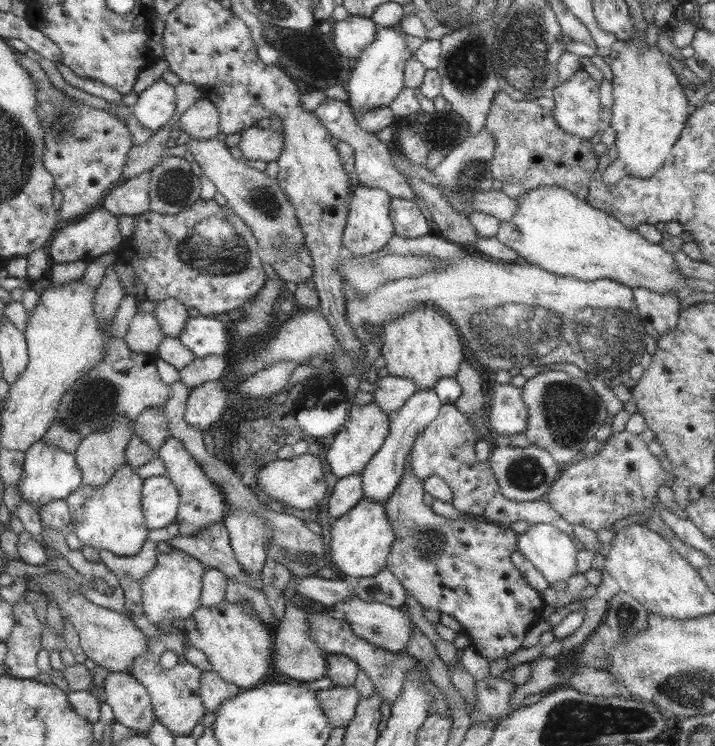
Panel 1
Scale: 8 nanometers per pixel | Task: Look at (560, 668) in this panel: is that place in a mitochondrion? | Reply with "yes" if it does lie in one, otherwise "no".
yes

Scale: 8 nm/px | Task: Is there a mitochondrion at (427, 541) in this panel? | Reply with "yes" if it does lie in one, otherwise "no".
yes

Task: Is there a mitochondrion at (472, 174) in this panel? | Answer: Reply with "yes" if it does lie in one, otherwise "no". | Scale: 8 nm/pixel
yes

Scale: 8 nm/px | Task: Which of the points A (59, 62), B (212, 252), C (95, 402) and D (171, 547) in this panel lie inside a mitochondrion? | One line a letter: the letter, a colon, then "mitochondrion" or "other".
A: other
B: mitochondrion
C: mitochondrion
D: other

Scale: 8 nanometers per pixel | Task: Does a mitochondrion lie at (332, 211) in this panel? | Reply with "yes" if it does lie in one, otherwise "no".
no

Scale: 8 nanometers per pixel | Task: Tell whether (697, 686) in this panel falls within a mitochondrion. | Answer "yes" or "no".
yes

